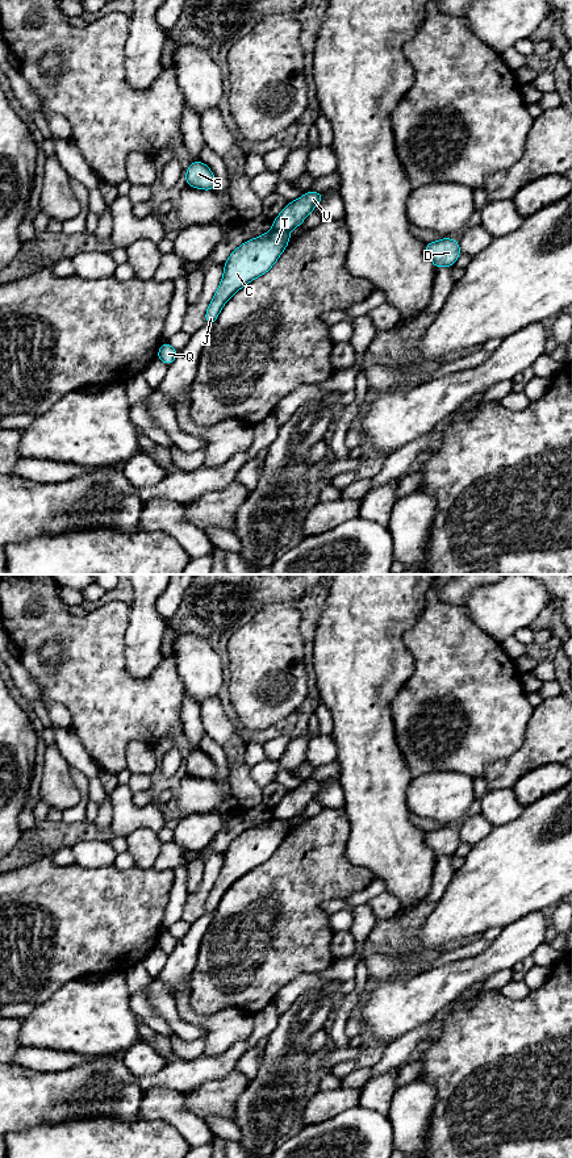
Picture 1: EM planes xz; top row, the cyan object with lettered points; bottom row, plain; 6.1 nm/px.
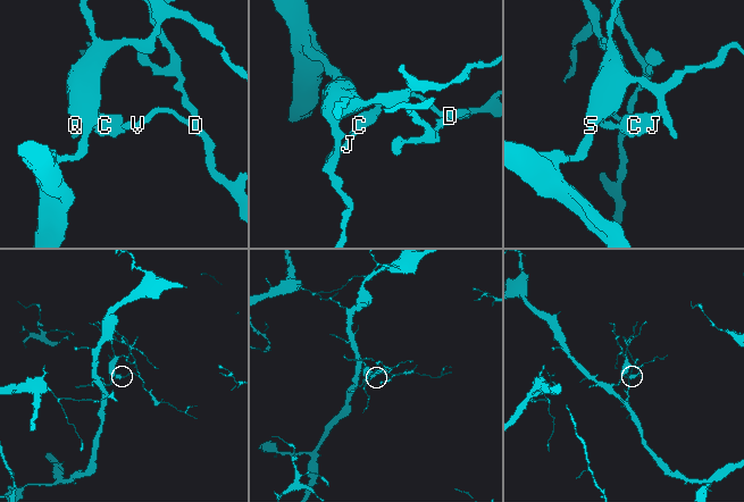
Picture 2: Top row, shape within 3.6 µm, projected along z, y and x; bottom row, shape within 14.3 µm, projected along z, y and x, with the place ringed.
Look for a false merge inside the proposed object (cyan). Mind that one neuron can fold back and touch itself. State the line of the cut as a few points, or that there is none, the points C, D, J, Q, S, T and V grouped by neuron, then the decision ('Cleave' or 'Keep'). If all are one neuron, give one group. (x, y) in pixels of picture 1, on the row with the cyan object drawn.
Split along xz (272, 228), (287, 231). Groups: C J Q S T / D V. Cleave

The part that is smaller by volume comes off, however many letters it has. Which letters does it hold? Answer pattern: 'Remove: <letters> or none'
Remove: D, V

